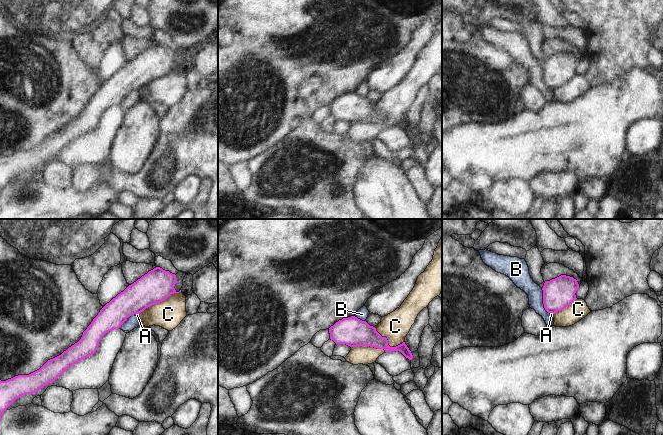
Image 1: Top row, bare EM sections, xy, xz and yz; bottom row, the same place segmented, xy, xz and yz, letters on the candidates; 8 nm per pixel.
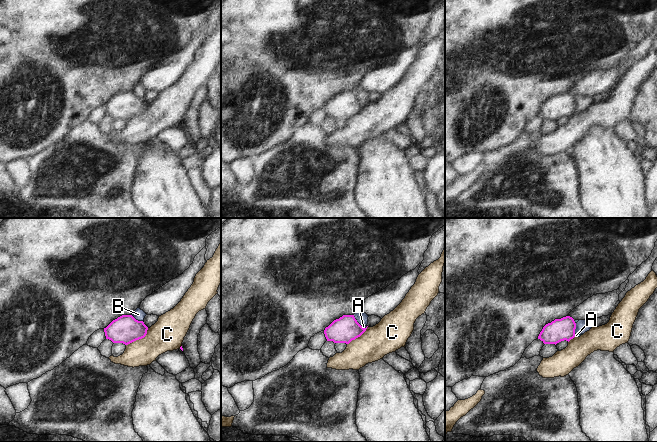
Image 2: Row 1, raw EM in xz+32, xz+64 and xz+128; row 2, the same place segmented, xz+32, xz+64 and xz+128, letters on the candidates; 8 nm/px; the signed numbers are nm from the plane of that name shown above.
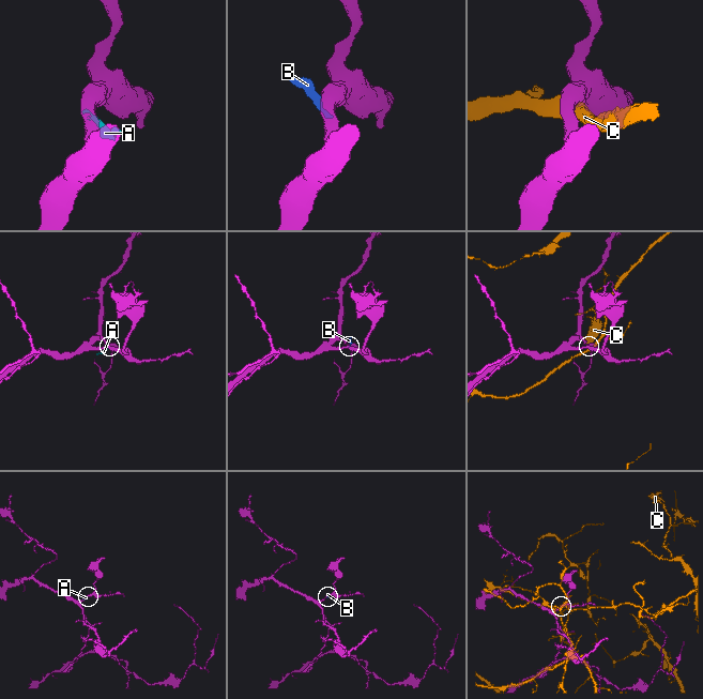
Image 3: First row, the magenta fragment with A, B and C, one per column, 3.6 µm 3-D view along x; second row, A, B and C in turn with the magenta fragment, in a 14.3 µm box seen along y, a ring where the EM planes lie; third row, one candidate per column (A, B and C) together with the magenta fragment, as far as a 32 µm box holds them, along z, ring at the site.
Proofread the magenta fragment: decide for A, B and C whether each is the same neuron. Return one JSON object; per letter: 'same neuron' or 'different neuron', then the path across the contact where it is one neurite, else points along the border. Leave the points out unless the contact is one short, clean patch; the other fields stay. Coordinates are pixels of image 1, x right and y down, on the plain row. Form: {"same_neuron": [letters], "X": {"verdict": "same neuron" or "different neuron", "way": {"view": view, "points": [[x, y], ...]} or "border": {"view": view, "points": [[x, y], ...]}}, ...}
{"same_neuron": [], "A": {"verdict": "different neuron", "border": {"view": "xy", "points": [[138, 89], [133, 90]]}}, "B": {"verdict": "different neuron", "border": {"view": "yz", "points": [[541, 64], [544, 84], [549, 89]]}}, "C": {"verdict": "different neuron"}}

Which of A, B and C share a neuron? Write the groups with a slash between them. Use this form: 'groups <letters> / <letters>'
groups A B / C

